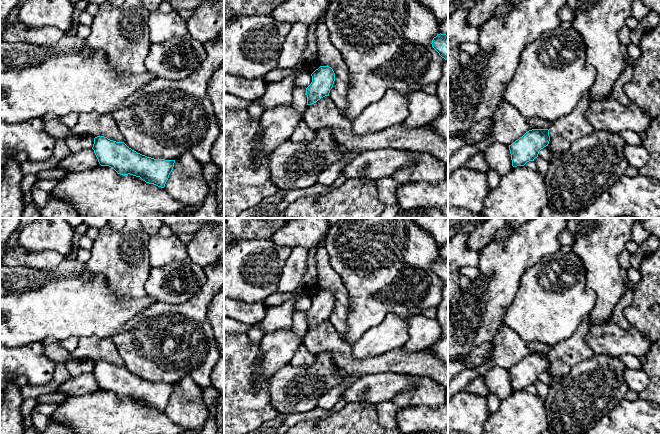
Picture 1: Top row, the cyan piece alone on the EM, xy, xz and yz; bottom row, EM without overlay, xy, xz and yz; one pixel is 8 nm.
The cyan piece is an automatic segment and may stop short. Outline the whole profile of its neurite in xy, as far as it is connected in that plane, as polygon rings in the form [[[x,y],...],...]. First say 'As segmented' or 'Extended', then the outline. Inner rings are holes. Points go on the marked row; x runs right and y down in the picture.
As segmented. [[[104,136],[94,138],[92,149],[101,166],[109,166],[120,175],[140,177],[149,184],[164,188],[175,160],[154,159]]]

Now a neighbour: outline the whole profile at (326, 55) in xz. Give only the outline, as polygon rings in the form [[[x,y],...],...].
[[[320,23],[317,25],[316,46],[317,46],[317,51],[316,51],[315,63],[317,64],[317,69],[320,66],[329,66],[333,69],[335,73],[335,81],[334,81],[332,89],[330,90],[329,96],[334,101],[338,111],[343,115],[347,107],[347,102],[348,102],[347,96],[348,96],[349,85],[350,85],[349,71],[341,56],[341,53],[331,43],[329,30],[325,23]]]

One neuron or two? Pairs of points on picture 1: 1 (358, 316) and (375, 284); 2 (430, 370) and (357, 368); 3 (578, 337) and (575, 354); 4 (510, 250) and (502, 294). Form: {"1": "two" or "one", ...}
{"1": "one", "2": "one", "3": "one", "4": "one"}

